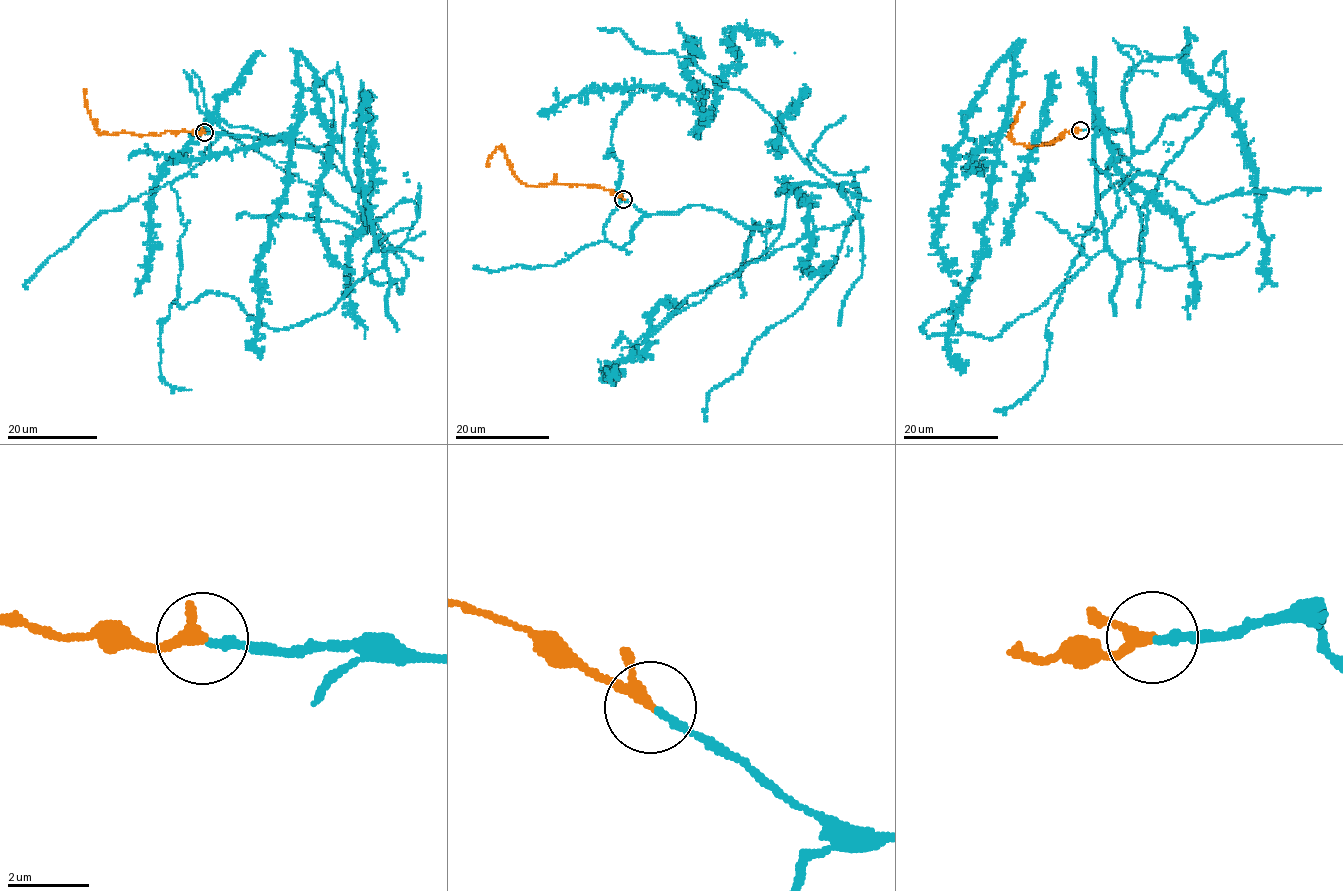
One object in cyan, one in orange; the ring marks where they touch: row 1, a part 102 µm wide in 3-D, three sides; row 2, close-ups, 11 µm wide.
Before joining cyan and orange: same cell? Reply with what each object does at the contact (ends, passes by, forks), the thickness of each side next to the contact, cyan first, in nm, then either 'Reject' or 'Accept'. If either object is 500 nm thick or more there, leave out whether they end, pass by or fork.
At the ring cyan ends. At the ring orange passes by. Thickness 220 nm (cyan) against 240 nm. Accept

